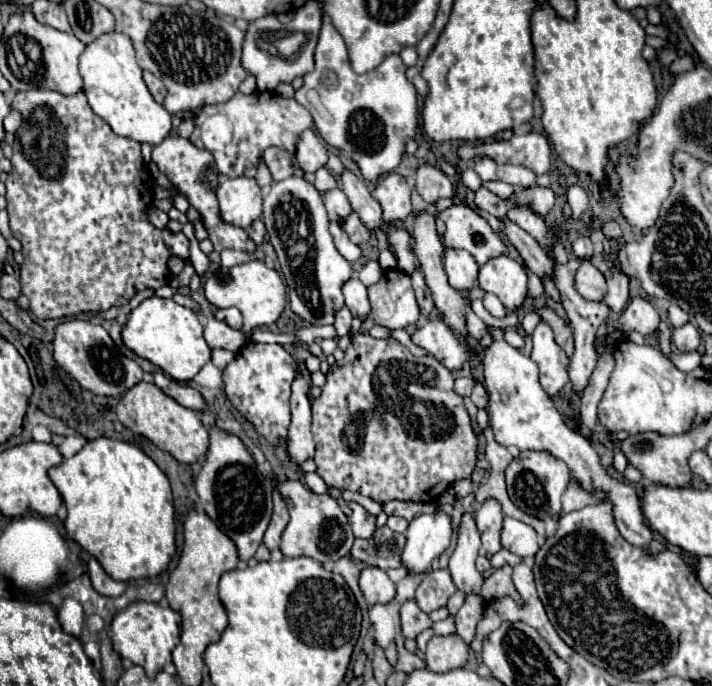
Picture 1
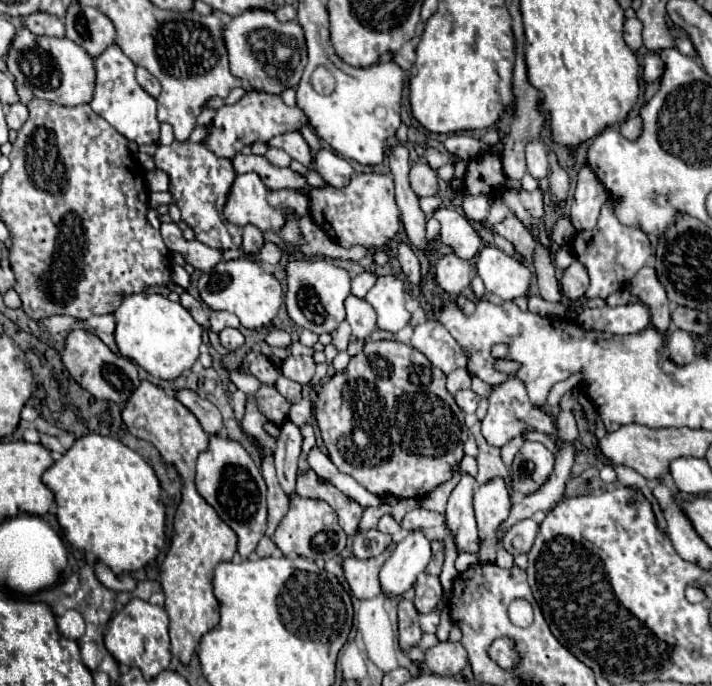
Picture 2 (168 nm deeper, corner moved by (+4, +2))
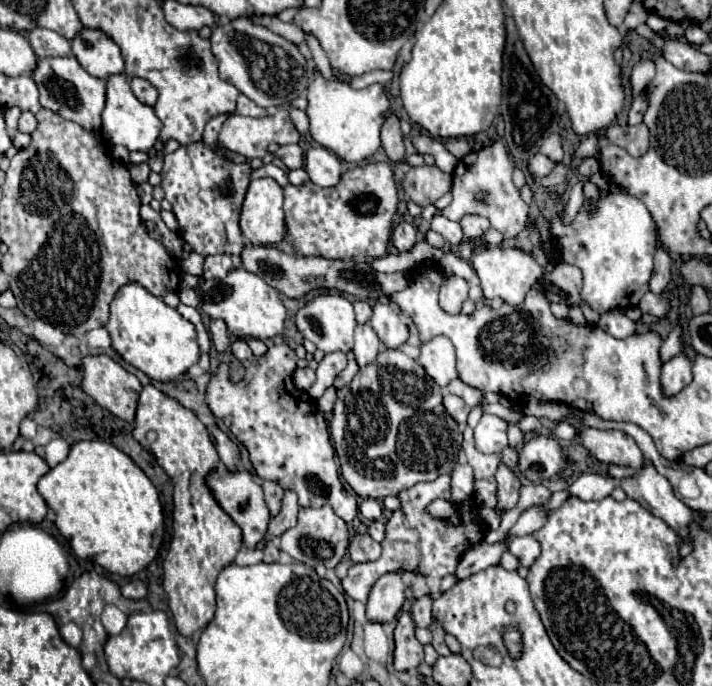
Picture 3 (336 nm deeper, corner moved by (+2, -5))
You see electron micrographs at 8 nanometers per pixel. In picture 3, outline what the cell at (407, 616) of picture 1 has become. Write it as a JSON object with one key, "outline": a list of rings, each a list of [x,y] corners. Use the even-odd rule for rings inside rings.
{"outline":[[[401,612],[395,628],[395,670],[417,668],[423,662],[423,644],[415,636],[415,622],[409,612]]]}

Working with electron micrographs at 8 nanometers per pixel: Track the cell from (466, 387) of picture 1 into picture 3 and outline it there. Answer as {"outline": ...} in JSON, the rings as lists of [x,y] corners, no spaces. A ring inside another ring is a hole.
{"outline":[[[459,378],[457,380],[453,380],[447,388],[445,388],[449,394],[455,394],[455,396],[459,396],[459,398],[463,398],[471,408],[475,408],[477,404],[481,404],[481,390],[477,390],[477,388],[473,388],[473,386],[467,386],[467,384],[463,384]]]}

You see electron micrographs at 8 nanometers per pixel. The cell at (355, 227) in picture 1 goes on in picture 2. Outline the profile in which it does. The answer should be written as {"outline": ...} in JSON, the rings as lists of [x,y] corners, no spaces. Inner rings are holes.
{"outline":[[[357,173],[351,177],[349,185],[335,189],[331,185],[327,187],[309,187],[305,193],[309,201],[309,215],[311,219],[341,247],[353,247],[363,245],[367,249],[385,247],[399,229],[399,209],[393,197],[393,185],[389,191],[383,191],[377,187],[377,181],[371,189],[369,181],[363,181],[363,173]]]}

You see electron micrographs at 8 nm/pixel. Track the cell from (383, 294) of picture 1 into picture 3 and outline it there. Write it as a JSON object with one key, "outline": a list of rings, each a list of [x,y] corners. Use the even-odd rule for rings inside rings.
{"outline":[[[379,300],[373,306],[371,326],[387,348],[399,348],[409,338],[409,328],[401,322],[399,312],[385,300]]]}

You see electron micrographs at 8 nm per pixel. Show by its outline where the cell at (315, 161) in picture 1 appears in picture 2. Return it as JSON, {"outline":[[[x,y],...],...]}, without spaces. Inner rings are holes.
{"outline":[[[291,131],[291,133],[285,133],[281,137],[281,149],[295,161],[299,161],[301,165],[309,167],[311,161],[313,161],[313,155],[311,155],[311,149],[309,145],[305,143],[305,139],[297,133],[297,131]]]}

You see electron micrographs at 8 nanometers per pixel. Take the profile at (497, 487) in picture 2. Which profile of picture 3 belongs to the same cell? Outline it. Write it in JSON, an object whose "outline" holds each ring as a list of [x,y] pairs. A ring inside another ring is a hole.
{"outline":[[[505,464],[499,466],[497,474],[495,474],[495,480],[497,480],[497,506],[495,506],[495,512],[499,516],[503,516],[507,510],[515,508],[517,506],[517,500],[519,500],[519,486],[521,486],[521,480],[519,476],[515,476],[513,470],[509,470]]]}

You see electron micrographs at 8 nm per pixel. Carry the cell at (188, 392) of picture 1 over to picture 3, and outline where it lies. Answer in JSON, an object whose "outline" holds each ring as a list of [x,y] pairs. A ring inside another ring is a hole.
{"outline":[[[215,424],[213,426],[207,426],[207,432],[213,438],[213,444],[215,444],[215,448],[219,452],[219,458],[225,464],[225,468],[237,470],[237,464],[239,464],[239,448],[229,440],[229,436],[219,426],[215,426]]]}

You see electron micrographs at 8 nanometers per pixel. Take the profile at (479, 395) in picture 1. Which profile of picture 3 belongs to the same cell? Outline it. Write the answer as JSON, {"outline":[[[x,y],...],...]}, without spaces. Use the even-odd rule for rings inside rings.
{"outline":[[[445,394],[445,398],[443,398],[443,404],[445,404],[445,408],[447,408],[447,412],[461,424],[461,426],[465,426],[467,424],[467,416],[469,416],[469,412],[471,412],[471,408],[459,398],[459,396],[453,396],[453,394]]]}

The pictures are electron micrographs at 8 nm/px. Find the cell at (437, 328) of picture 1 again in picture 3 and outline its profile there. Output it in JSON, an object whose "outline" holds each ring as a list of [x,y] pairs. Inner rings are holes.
{"outline":[[[437,336],[429,342],[423,342],[421,354],[417,360],[441,388],[445,388],[451,380],[457,378],[455,350],[453,350],[453,344],[449,342],[449,338],[445,338],[445,336]]]}

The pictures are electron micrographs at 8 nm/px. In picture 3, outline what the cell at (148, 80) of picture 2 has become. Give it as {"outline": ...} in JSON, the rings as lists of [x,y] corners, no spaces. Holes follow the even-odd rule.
{"outline":[[[131,78],[131,88],[133,88],[135,96],[143,104],[153,106],[157,102],[157,90],[155,90],[155,86],[149,80],[145,80],[145,78]]]}

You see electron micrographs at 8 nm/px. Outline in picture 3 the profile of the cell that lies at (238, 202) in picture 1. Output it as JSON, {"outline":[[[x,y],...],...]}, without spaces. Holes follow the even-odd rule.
{"outline":[[[273,178],[251,180],[241,208],[239,226],[251,244],[269,246],[285,240],[283,188]]]}

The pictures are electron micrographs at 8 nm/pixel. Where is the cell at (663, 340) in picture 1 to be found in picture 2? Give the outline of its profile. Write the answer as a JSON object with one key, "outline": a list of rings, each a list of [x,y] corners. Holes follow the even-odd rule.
{"outline":[[[647,265],[643,267],[635,279],[631,279],[629,283],[629,291],[633,297],[637,297],[641,303],[645,303],[651,309],[651,319],[653,319],[653,327],[659,329],[661,333],[665,333],[669,329],[669,299],[665,295],[663,285],[657,279],[655,267]]]}

